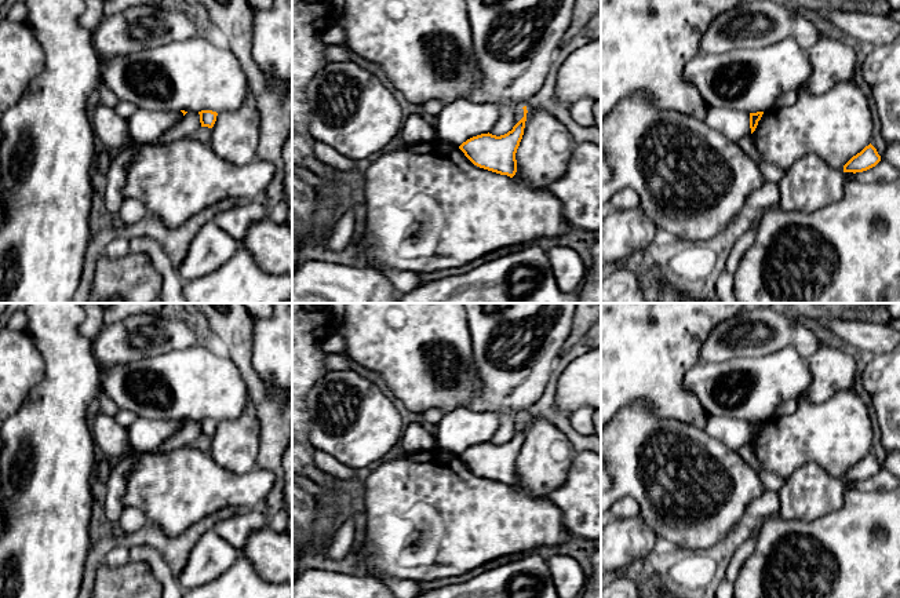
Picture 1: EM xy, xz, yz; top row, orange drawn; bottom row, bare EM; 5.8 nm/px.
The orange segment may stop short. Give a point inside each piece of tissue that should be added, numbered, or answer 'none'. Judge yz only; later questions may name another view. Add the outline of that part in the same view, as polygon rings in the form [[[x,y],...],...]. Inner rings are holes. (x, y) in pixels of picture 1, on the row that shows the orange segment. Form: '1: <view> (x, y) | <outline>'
none

